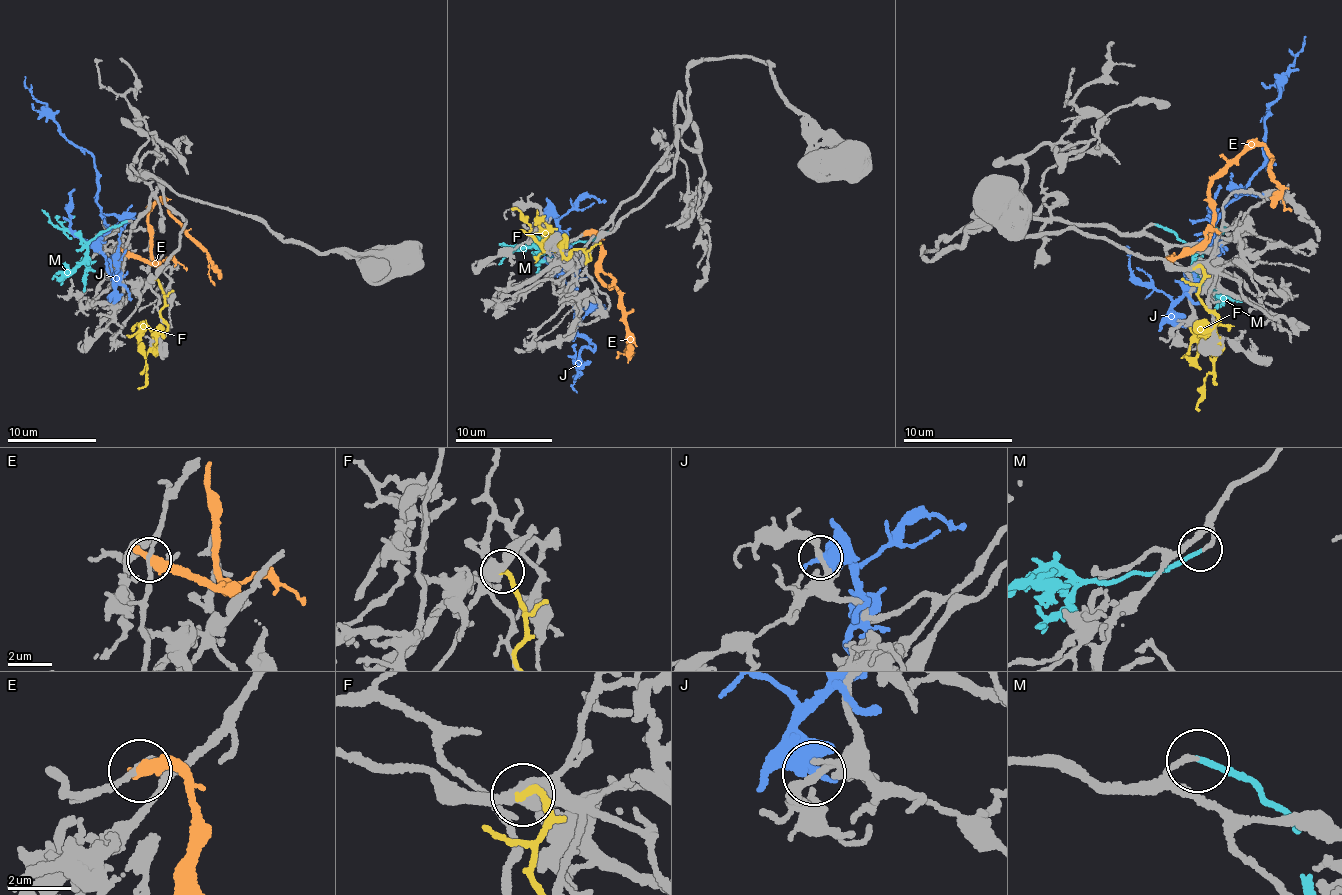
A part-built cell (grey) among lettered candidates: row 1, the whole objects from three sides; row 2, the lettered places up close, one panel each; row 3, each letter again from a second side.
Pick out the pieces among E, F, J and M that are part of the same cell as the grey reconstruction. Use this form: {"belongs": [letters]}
{"belongs": ["M"]}

